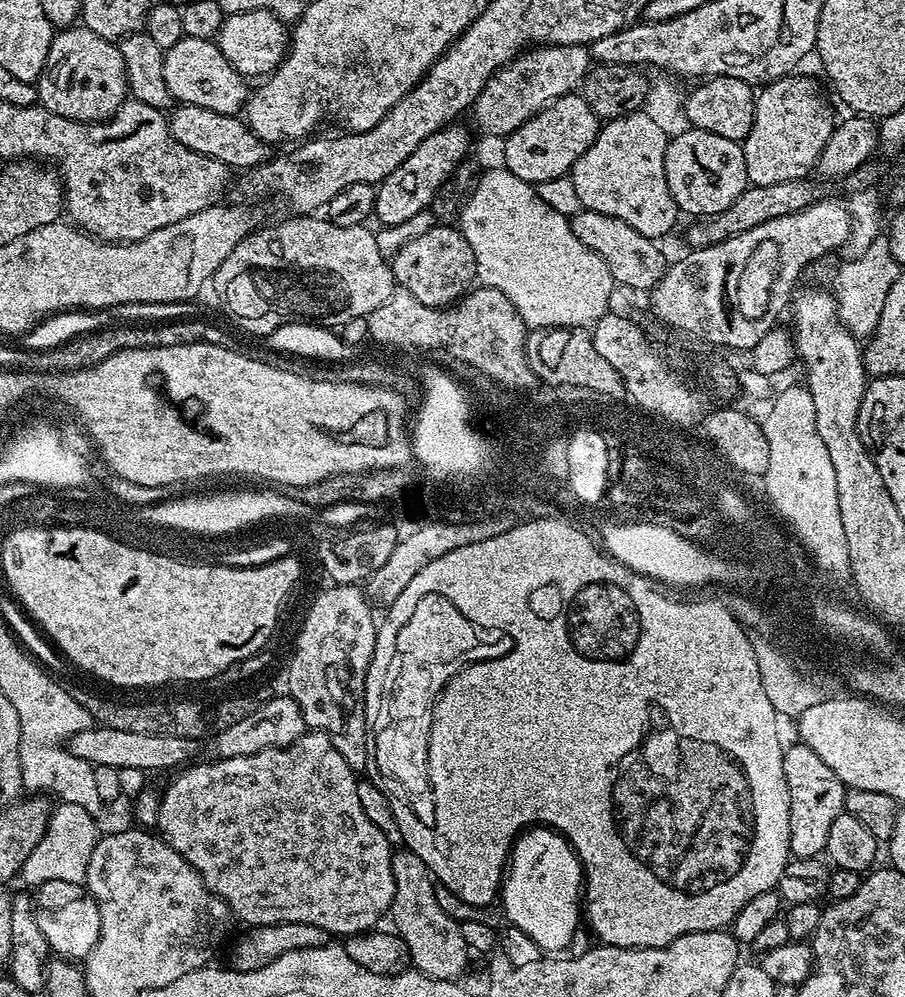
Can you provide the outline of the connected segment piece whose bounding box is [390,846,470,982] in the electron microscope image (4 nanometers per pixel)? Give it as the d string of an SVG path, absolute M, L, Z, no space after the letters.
M407 846L392 853L392 869L394 870L394 898L390 909L390 917L396 925L394 931L406 942L406 950L411 967L435 980L459 981L464 967L468 964L470 949L462 942L460 925L442 906L438 906L438 898L434 898L434 886L437 881L432 871L411 852Z

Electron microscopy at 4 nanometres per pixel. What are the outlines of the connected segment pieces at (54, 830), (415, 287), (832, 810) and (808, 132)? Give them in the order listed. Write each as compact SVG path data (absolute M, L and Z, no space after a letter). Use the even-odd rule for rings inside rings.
M57 803L41 841L34 846L34 850L24 862L23 878L34 880L34 882L53 879L83 885L88 879L90 854L94 854L94 846L98 839L96 819L93 813L82 810L82 806Z
M437 226L406 242L391 257L390 267L396 284L414 294L418 302L431 308L447 308L457 303L473 287L476 280L474 250L470 250L470 242L466 242L456 226Z
M793 742L792 745L789 743L785 747L782 774L786 774L786 790L790 794L790 846L788 850L797 861L808 862L811 861L811 856L818 854L820 856L825 851L830 826L839 815L845 813L846 786L842 782L842 778L838 778L838 774L834 774L834 770L830 770L830 766L826 766L826 762L822 762L822 758L818 758L818 754L814 754L814 750L810 750L810 746L799 742Z
M789 74L767 81L756 92L754 126L743 140L749 185L803 180L815 169L834 127L820 88L808 76Z

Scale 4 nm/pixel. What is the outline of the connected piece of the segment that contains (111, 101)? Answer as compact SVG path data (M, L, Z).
M73 26L57 31L46 54L46 66L40 79L35 81L39 107L50 110L62 118L71 120L109 120L124 104L129 95L126 66L122 62L119 47L113 41L94 34L89 28Z

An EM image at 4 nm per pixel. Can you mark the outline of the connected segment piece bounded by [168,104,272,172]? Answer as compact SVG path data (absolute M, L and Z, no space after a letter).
M193 104L177 105L168 116L168 125L176 141L184 146L189 146L196 153L206 154L215 160L223 162L229 168L246 170L258 168L271 159L269 143L258 138L256 132L237 115L230 116L218 114L214 110L206 110L202 106Z

